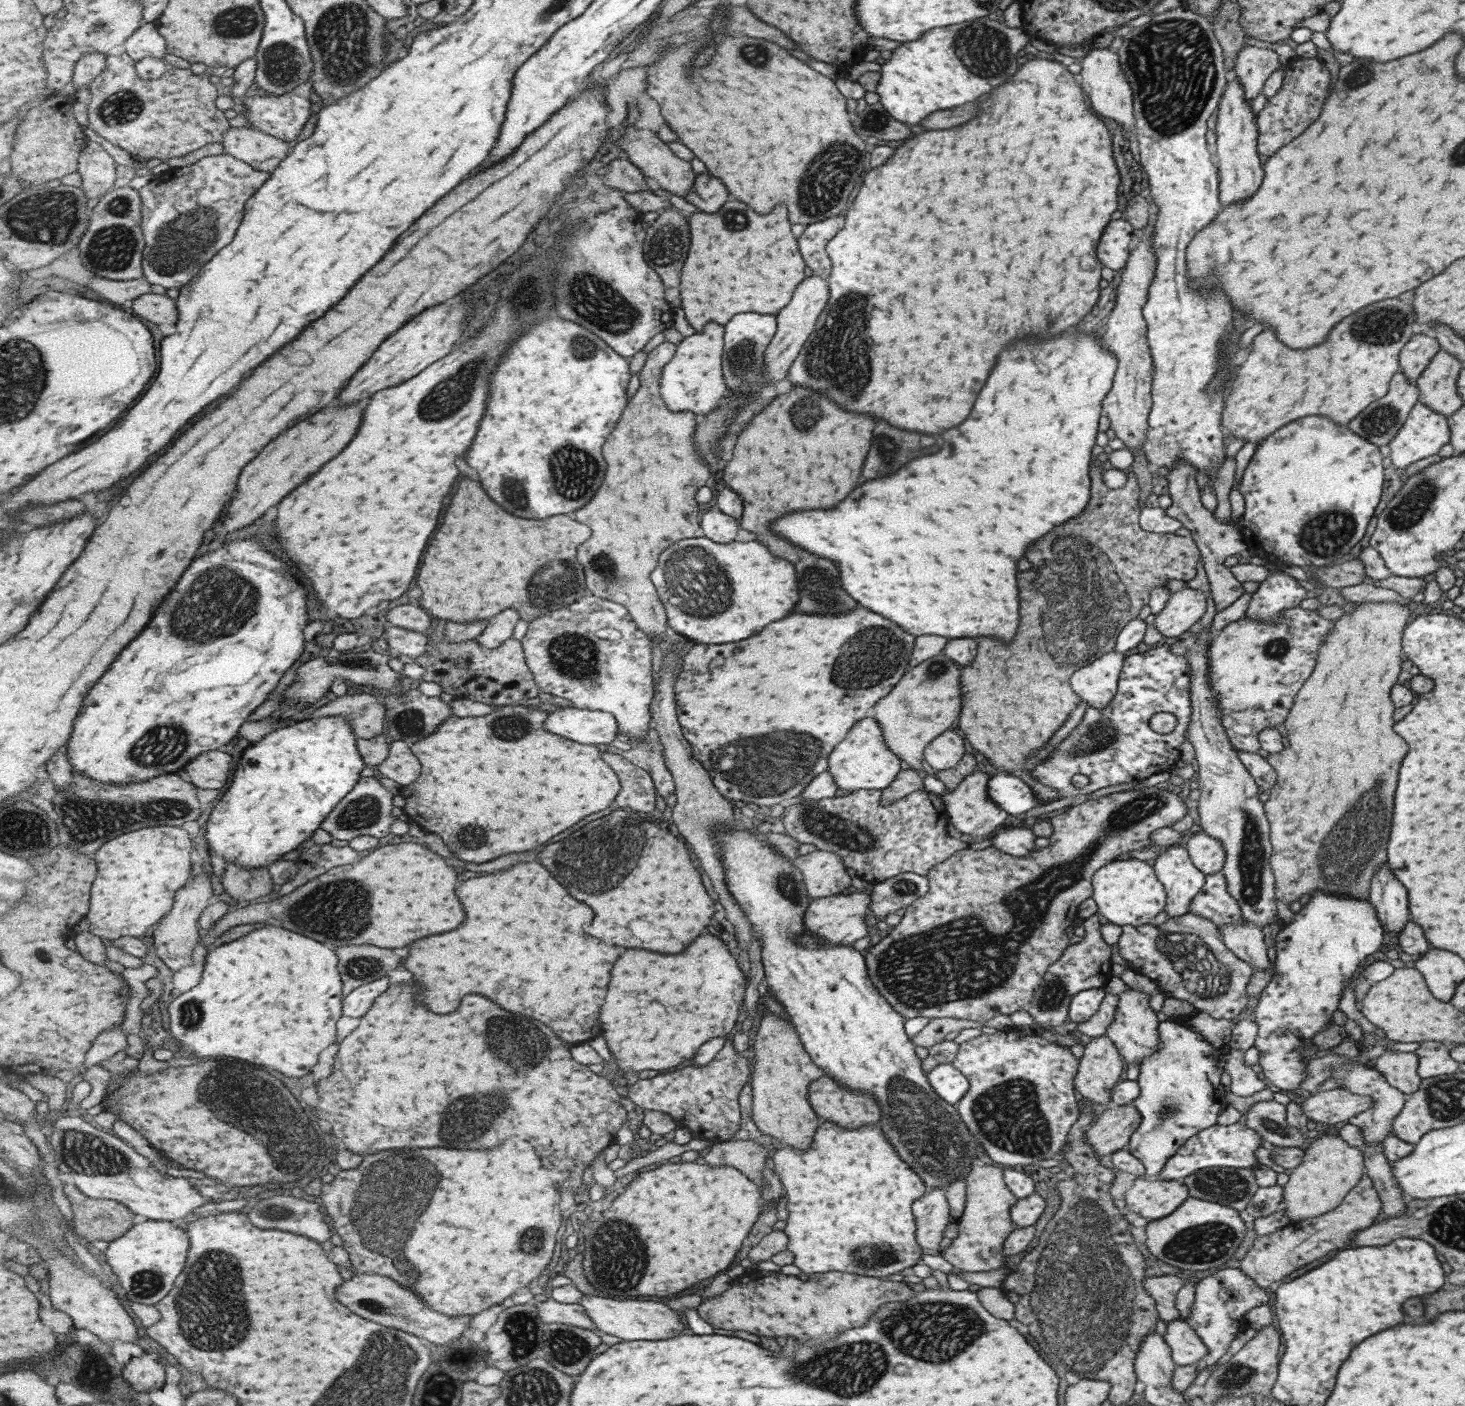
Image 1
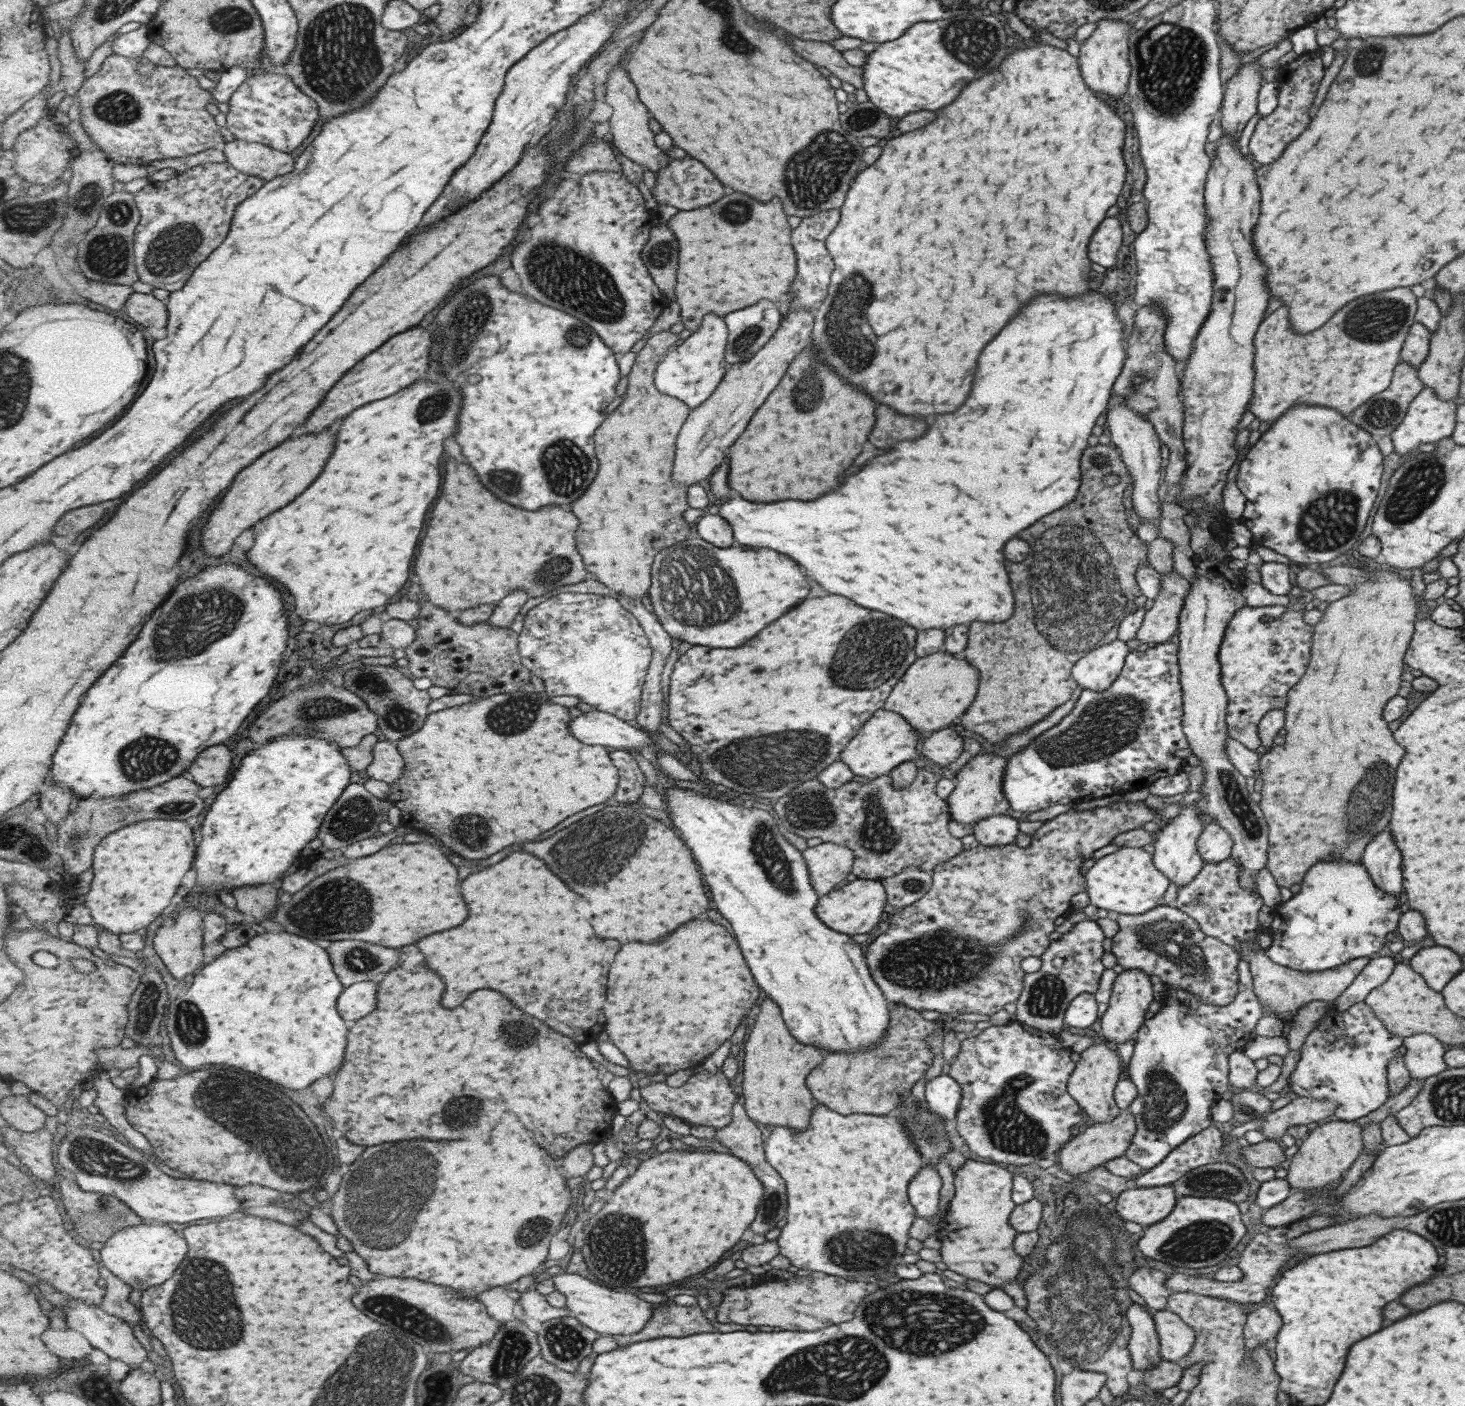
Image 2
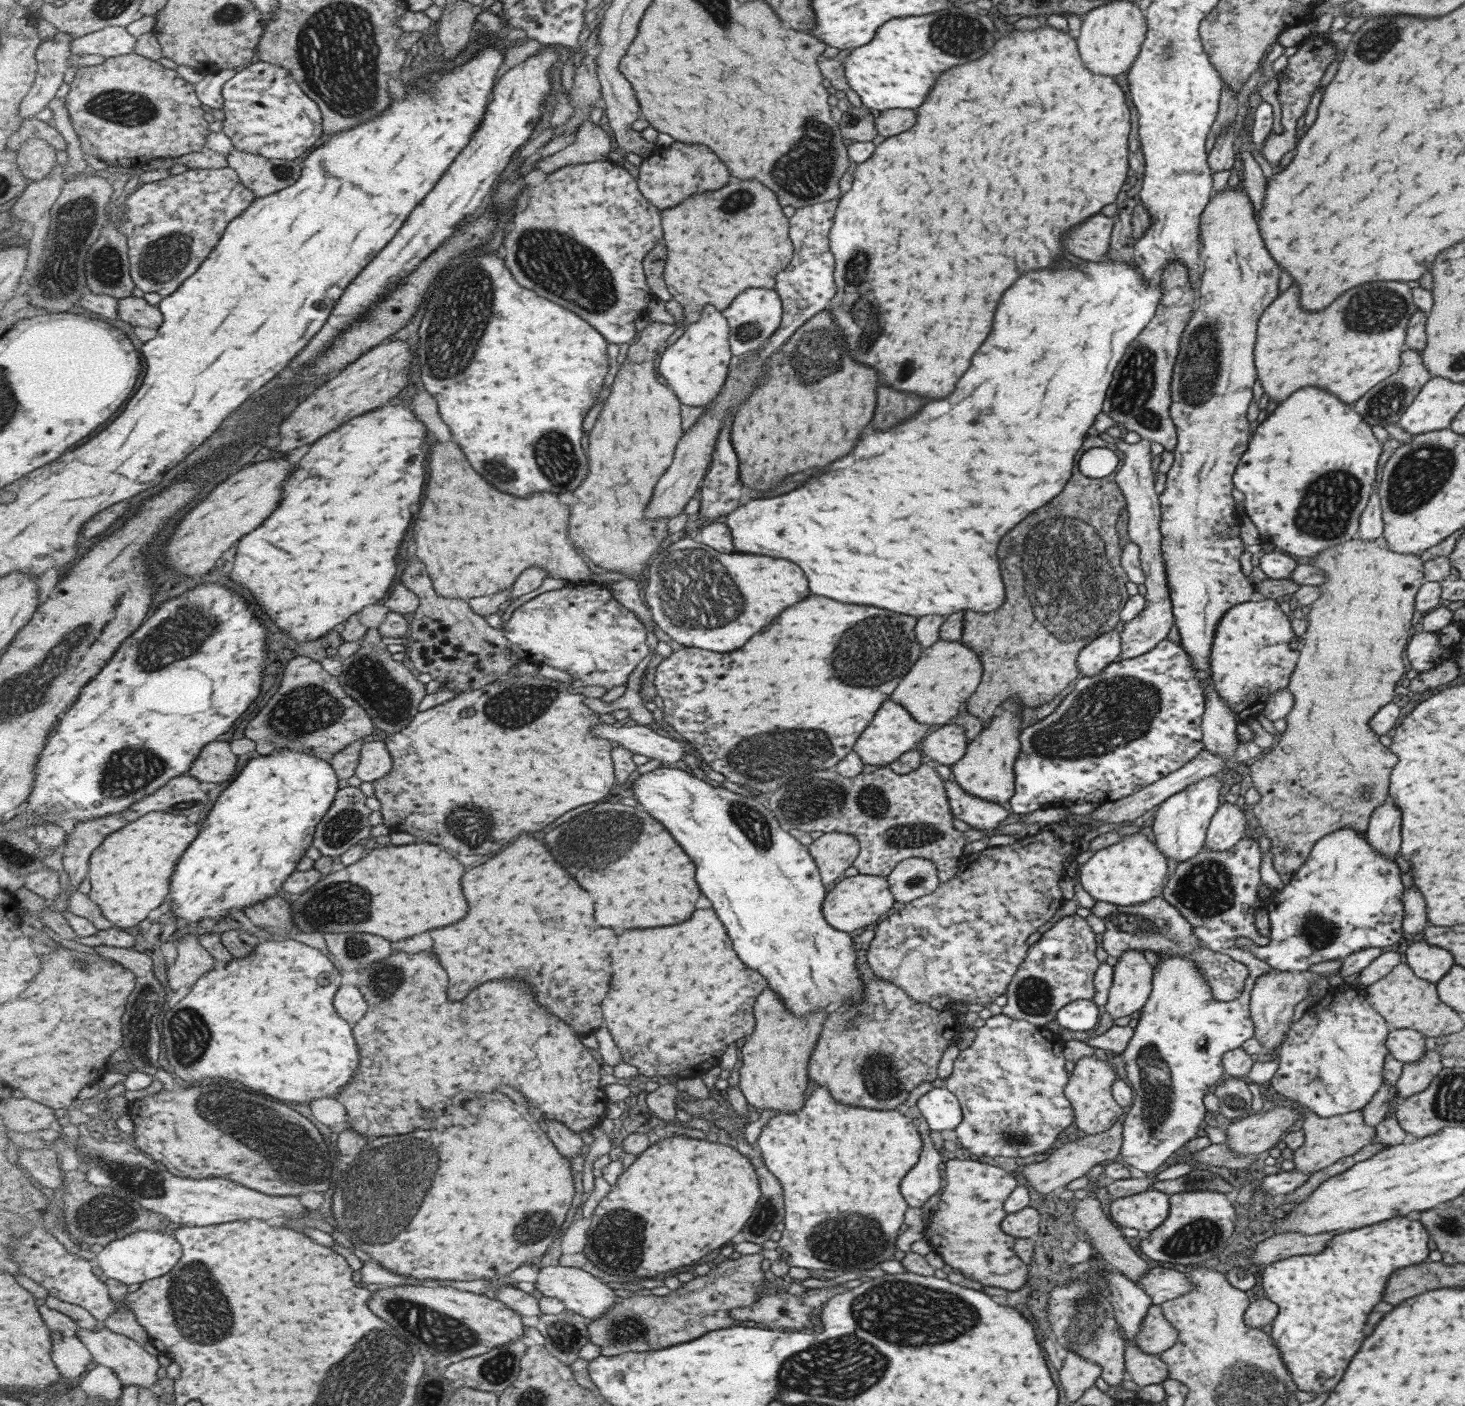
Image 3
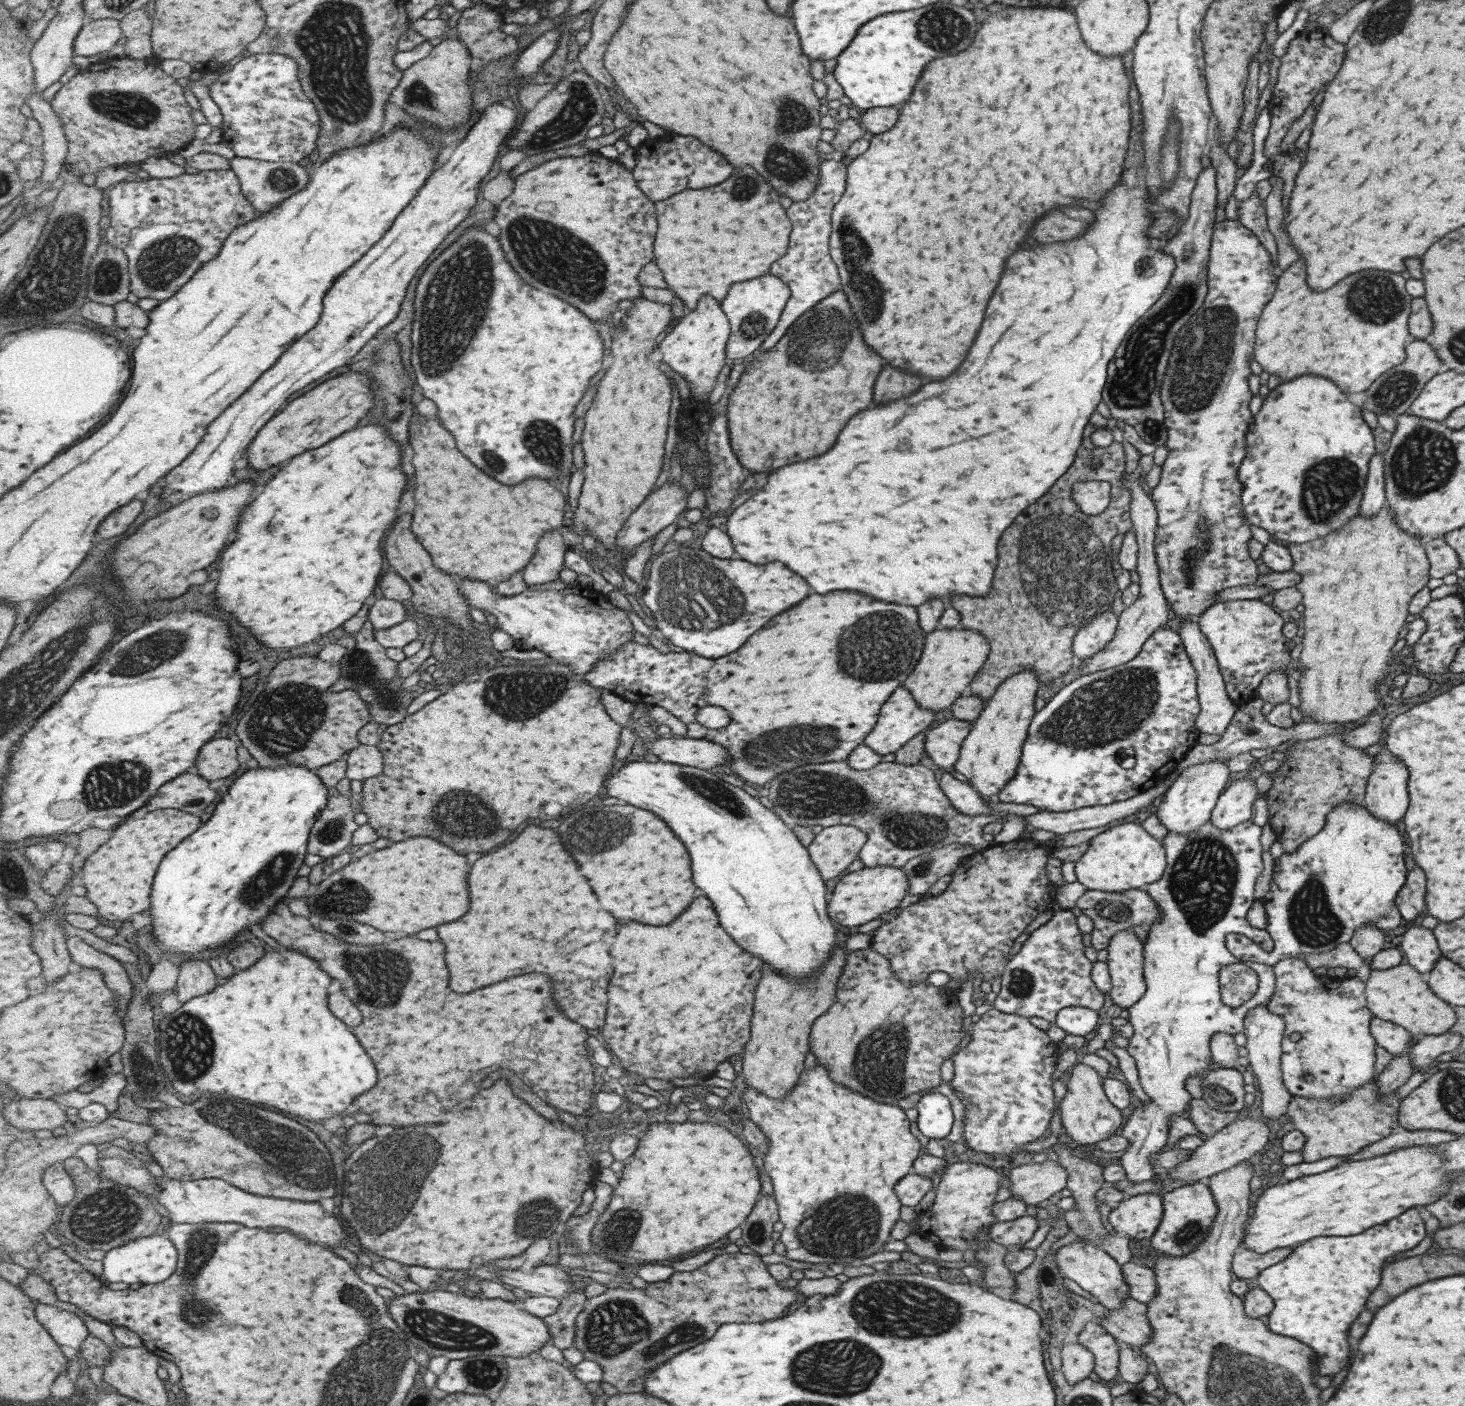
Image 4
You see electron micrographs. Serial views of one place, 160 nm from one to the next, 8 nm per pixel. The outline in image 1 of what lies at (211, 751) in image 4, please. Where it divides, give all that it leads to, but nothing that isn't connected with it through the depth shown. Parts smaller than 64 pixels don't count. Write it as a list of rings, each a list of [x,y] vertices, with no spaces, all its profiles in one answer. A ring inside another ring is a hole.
[[[201,752],[197,760],[187,764],[184,770],[190,776],[190,781],[199,788],[207,790],[219,790],[227,784],[229,774],[231,774],[231,752]]]

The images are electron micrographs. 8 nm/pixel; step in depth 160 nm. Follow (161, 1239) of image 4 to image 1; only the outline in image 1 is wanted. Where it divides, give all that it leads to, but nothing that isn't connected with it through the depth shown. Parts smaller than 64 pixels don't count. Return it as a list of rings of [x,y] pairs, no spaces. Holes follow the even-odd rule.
[[[147,1219],[111,1242],[105,1250],[105,1258],[111,1268],[112,1278],[126,1290],[129,1301],[154,1306],[173,1290],[177,1276],[185,1270],[189,1242],[188,1231],[166,1220]]]

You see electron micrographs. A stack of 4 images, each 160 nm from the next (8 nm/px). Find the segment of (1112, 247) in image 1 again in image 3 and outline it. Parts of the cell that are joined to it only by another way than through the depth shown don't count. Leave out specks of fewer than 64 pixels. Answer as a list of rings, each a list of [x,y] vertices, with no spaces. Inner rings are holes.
[[[1103,214],[1091,216],[1083,224],[1077,224],[1063,236],[1063,248],[1083,260],[1097,262],[1101,256],[1108,254],[1109,232],[1111,232],[1111,220]]]

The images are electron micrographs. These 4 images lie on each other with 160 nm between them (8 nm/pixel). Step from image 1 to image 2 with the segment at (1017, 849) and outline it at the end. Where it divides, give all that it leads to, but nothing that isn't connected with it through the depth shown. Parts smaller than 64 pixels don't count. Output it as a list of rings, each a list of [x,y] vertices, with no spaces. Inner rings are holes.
[[[1008,815],[988,816],[972,824],[972,834],[981,846],[1008,845],[1019,834],[1018,820]]]

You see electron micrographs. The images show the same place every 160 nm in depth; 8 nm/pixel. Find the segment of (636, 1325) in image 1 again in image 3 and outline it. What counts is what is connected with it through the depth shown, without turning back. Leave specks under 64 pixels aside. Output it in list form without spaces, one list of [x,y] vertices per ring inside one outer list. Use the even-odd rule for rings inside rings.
[[[546,1266],[538,1269],[534,1289],[538,1290],[543,1297],[560,1298],[565,1302],[566,1308],[574,1310],[589,1320],[606,1315],[606,1312],[622,1298],[617,1296],[607,1283],[586,1271],[570,1266]]]

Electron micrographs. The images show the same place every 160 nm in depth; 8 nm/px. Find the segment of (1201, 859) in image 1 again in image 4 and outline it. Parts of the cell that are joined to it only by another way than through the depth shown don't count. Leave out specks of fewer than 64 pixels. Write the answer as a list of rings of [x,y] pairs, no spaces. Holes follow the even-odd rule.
[[[1242,778],[1232,781],[1218,796],[1210,812],[1210,821],[1225,830],[1252,818],[1251,806],[1258,798],[1254,780]]]

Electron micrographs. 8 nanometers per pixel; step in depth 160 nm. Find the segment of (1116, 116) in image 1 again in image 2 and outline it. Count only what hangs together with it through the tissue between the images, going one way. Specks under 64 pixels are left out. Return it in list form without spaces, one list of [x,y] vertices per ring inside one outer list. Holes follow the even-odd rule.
[[[1128,18],[1099,19],[1095,30],[1079,43],[1076,61],[1087,88],[1095,92],[1107,92],[1109,98],[1119,98],[1125,94],[1130,73],[1127,42],[1131,31],[1133,28]]]

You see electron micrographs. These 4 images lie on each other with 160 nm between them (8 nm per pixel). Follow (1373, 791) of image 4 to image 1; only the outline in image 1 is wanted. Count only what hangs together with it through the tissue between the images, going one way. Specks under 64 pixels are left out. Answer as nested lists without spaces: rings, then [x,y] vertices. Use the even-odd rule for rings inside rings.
[[[1381,864],[1375,870],[1375,876],[1369,881],[1368,901],[1375,909],[1382,929],[1389,936],[1398,934],[1404,929],[1407,918],[1407,896],[1405,888],[1391,876],[1387,864]]]

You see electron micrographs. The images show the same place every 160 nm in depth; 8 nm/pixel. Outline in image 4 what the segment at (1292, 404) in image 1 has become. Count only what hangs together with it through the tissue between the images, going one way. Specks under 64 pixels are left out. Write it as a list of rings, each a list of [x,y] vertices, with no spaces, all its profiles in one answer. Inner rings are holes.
[[[1297,258],[1283,270],[1276,282],[1275,290],[1265,303],[1254,332],[1252,356],[1265,372],[1279,376],[1283,382],[1303,374],[1319,374],[1333,380],[1341,392],[1348,394],[1367,390],[1383,372],[1403,362],[1405,345],[1413,339],[1407,326],[1412,297],[1403,288],[1403,278],[1399,274],[1379,270],[1357,272],[1345,276],[1339,280],[1339,284],[1323,292],[1311,292],[1311,288],[1305,284],[1303,258]]]

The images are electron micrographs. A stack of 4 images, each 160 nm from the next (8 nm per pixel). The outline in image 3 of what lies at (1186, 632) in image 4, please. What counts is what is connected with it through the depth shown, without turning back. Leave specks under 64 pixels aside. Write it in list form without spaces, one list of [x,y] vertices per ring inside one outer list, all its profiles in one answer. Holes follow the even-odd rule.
[[[1212,678],[1202,688],[1202,698],[1204,709],[1200,716],[1201,745],[1222,759],[1234,758],[1237,748],[1236,718],[1214,689]]]

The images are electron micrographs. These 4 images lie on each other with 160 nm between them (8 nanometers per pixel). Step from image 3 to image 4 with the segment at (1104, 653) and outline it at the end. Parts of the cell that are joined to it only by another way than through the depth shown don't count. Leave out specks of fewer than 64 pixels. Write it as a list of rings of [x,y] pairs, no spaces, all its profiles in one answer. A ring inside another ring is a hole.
[[[1111,609],[1094,616],[1073,635],[1072,654],[1076,661],[1089,659],[1114,637],[1117,619]]]

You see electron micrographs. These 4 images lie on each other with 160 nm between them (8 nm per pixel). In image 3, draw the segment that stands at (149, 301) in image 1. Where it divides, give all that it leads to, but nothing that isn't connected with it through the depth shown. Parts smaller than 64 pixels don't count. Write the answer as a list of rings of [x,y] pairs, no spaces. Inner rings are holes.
[[[129,296],[118,302],[120,320],[135,326],[158,329],[164,321],[158,305],[151,305],[143,297]]]

